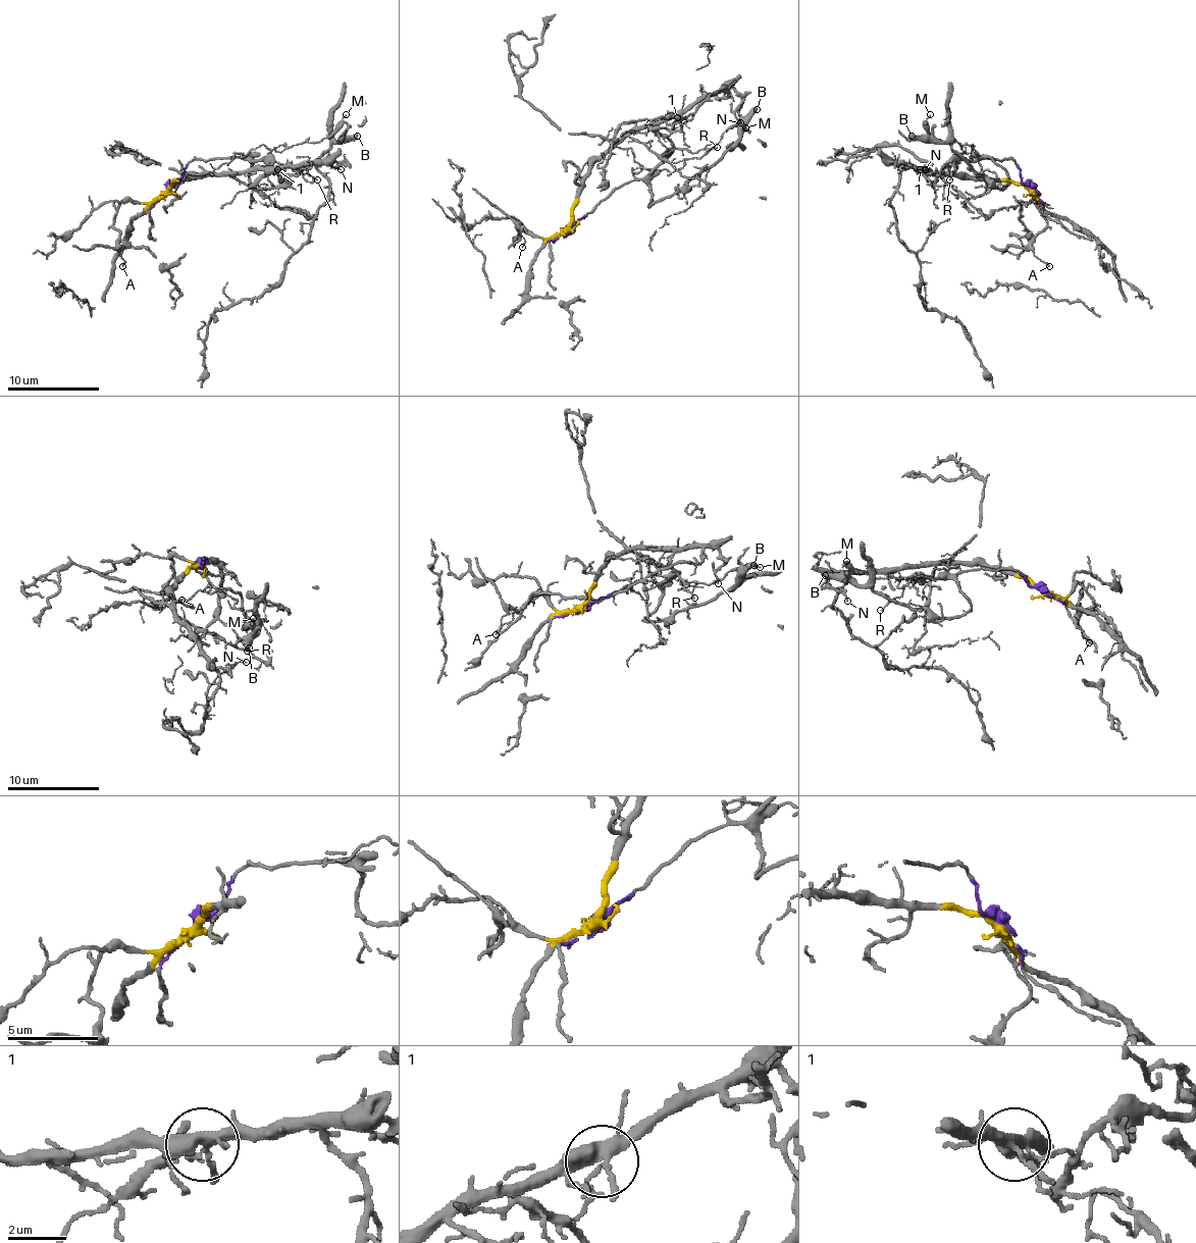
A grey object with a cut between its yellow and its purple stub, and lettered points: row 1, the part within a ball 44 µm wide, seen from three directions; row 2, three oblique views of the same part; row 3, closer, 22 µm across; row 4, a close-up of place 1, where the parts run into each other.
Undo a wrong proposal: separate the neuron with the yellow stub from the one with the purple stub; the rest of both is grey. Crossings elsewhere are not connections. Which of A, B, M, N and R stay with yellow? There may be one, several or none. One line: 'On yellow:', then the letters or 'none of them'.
On yellow: A, N

